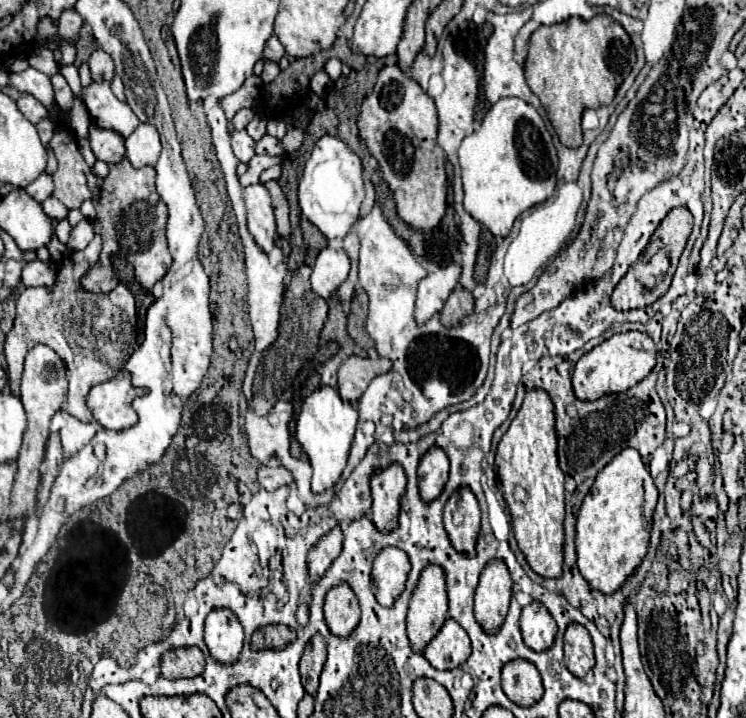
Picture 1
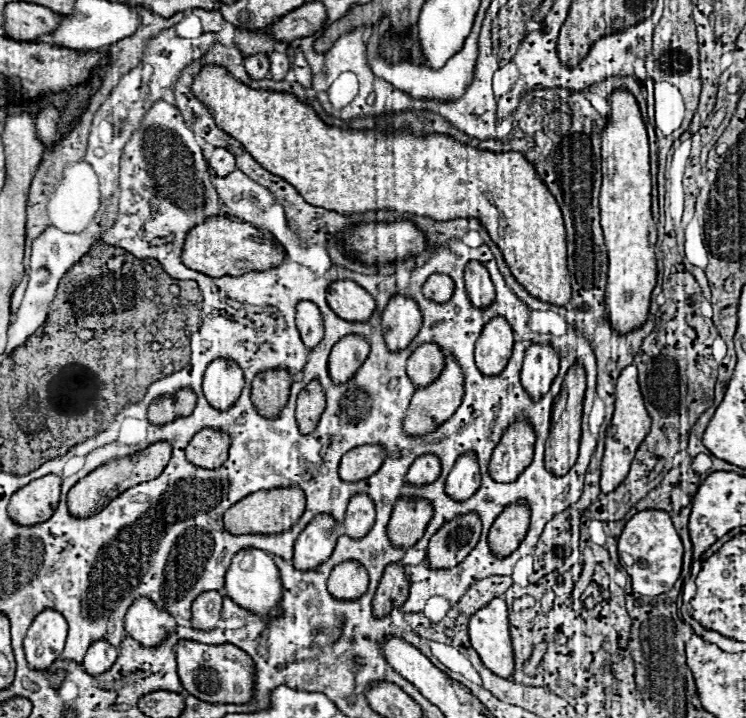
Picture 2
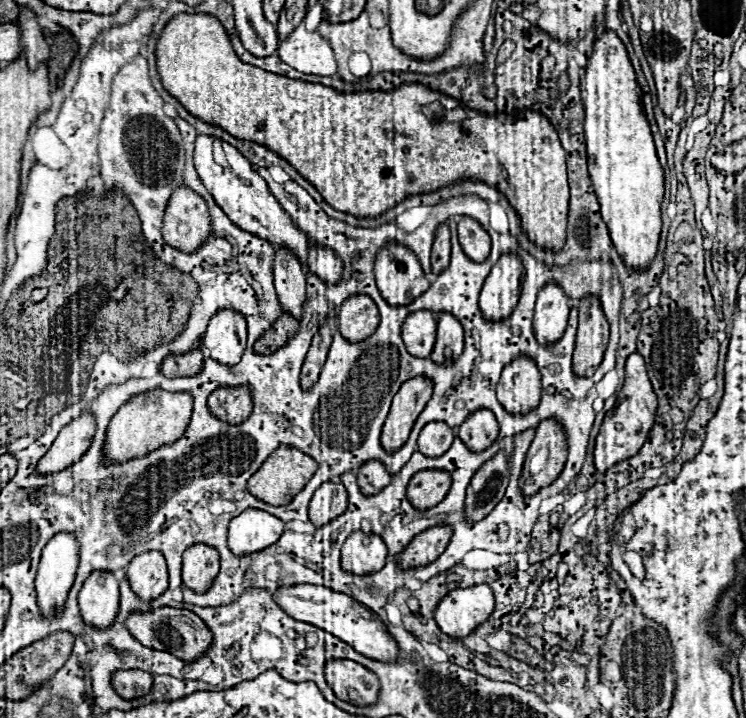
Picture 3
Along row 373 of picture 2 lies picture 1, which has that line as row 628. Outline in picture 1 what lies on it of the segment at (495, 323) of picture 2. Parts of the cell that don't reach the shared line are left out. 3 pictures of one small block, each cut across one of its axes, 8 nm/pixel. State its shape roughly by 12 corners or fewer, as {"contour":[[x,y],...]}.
{"contour":[[502,560],[480,574],[474,616],[496,634],[508,614],[512,580]]}

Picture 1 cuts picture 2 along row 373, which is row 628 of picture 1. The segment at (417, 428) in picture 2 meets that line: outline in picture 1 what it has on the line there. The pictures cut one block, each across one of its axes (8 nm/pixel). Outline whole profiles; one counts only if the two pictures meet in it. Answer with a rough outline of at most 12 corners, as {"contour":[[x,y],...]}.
{"contour":[[452,618],[424,650],[436,670],[468,660],[470,638]]}

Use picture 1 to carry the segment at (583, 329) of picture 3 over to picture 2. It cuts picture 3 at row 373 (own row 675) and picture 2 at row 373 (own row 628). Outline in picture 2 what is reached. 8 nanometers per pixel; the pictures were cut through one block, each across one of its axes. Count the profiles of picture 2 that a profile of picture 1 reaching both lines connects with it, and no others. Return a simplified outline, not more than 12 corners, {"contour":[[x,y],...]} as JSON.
{"contour":[[568,370],[552,406],[546,468],[562,476],[578,458],[586,370]]}

